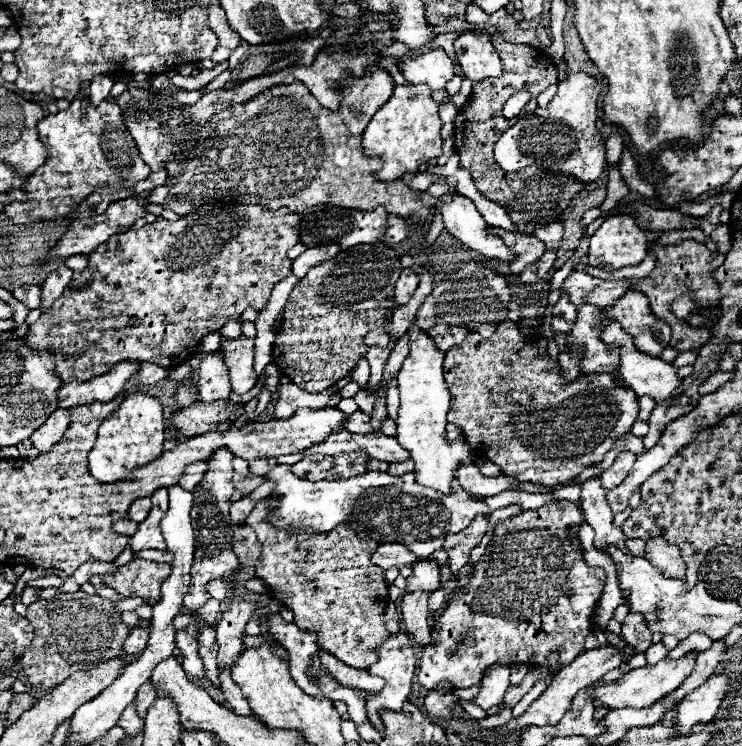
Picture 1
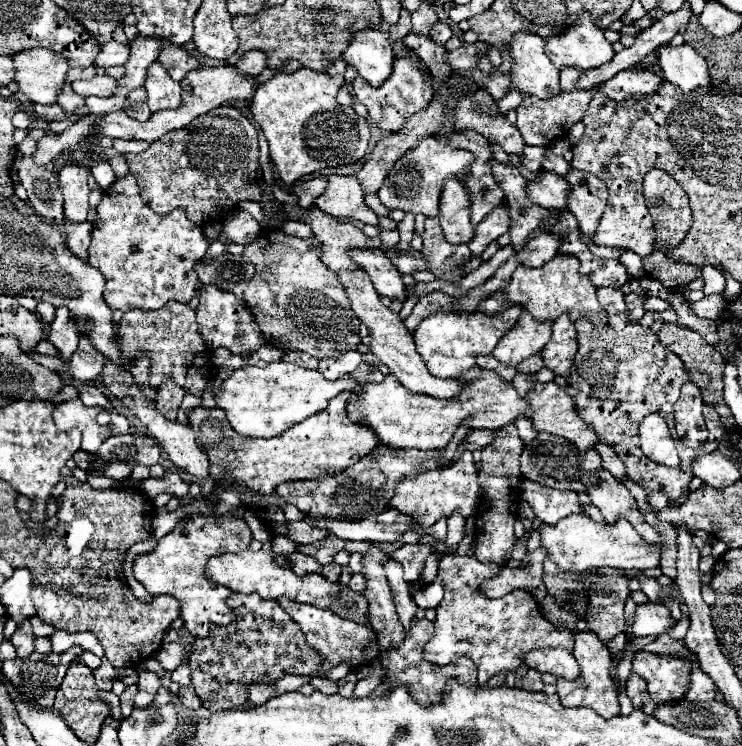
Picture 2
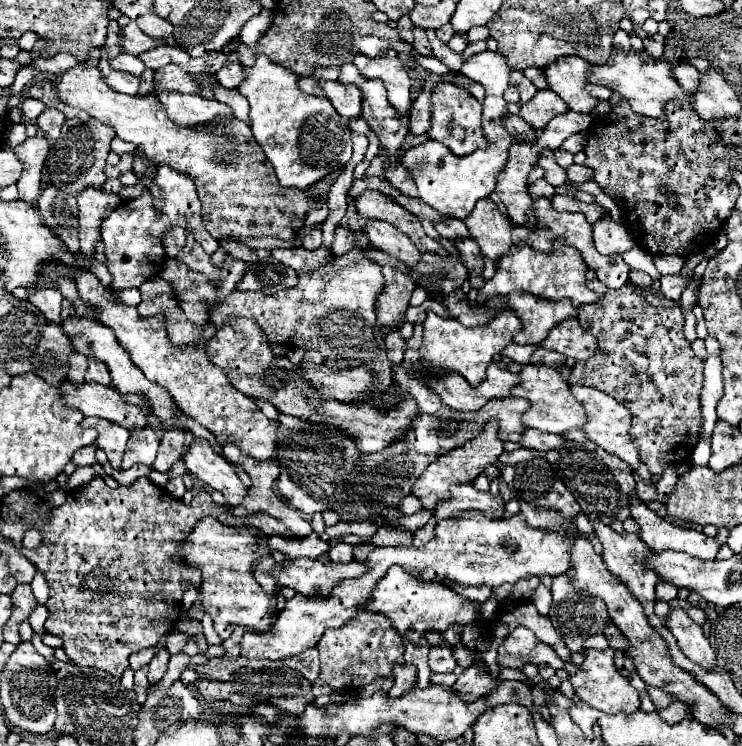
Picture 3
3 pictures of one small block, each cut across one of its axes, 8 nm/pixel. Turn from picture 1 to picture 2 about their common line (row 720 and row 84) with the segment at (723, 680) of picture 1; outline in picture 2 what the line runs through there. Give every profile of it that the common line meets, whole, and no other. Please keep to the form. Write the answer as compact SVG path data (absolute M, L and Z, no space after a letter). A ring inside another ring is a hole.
M664 44L656 50L656 54L664 78L680 86L684 94L700 86L710 86L708 64L700 54L696 54L696 50L690 44Z

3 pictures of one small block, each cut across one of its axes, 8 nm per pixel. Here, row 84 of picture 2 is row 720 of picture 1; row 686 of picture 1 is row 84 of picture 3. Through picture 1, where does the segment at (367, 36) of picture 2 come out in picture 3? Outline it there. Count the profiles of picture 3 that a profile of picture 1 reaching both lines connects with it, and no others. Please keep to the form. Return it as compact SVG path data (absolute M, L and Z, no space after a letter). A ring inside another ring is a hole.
M386 50L376 58L368 58L364 54L356 54L352 64L358 68L360 76L366 80L382 80L388 90L388 102L400 112L408 114L410 100L410 78L404 70L402 60L394 50Z

